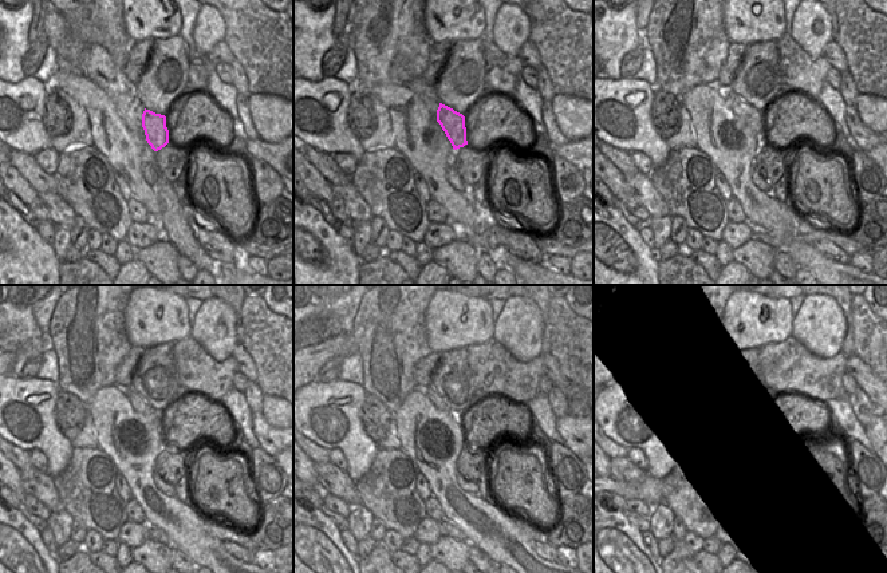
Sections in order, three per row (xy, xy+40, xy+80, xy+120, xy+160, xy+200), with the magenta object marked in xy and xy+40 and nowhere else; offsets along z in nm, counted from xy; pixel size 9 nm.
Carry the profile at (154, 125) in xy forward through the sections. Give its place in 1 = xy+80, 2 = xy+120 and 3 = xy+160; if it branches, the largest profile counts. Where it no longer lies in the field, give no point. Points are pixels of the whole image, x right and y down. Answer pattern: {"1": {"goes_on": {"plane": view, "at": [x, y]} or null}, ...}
{"1": {"goes_on": {"plane": "xy+80", "at": [753, 118]}}, "2": {"goes_on": {"plane": "xy+120", "at": [137, 400]}}, "3": {"goes_on": {"plane": "xy+160", "at": [438, 402]}}}

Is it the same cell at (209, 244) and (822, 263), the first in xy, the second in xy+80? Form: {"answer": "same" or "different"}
{"answer": "different"}

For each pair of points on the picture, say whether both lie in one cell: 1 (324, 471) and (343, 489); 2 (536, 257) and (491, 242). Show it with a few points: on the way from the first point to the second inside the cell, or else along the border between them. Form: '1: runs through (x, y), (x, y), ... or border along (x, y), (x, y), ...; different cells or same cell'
1: runs through (328, 475), (339, 485); same cell
2: runs through (525, 248), (513, 241), (501, 241); same cell

